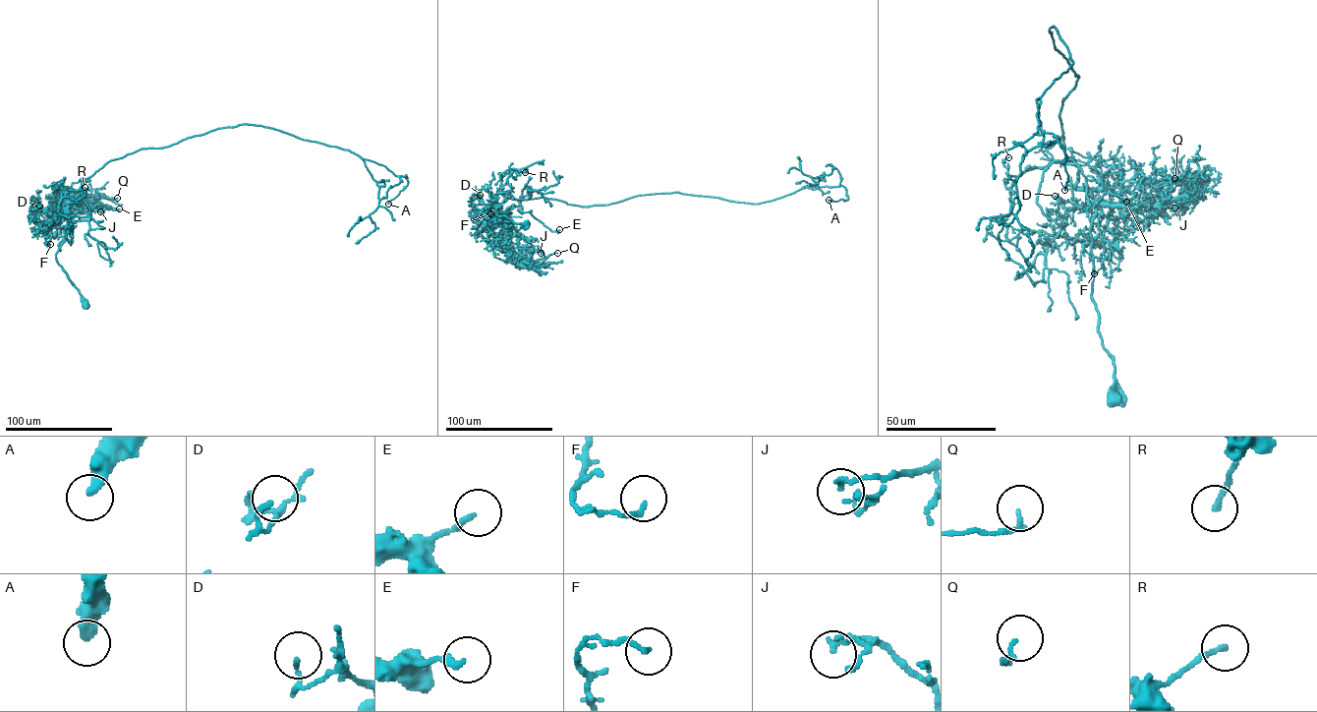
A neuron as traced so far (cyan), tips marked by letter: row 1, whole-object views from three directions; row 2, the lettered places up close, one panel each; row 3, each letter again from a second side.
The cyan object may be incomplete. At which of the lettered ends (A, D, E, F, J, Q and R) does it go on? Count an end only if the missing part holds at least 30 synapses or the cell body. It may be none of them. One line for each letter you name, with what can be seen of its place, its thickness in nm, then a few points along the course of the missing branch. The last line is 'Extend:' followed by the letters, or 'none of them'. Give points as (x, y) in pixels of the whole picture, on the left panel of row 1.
Extend: none of them

